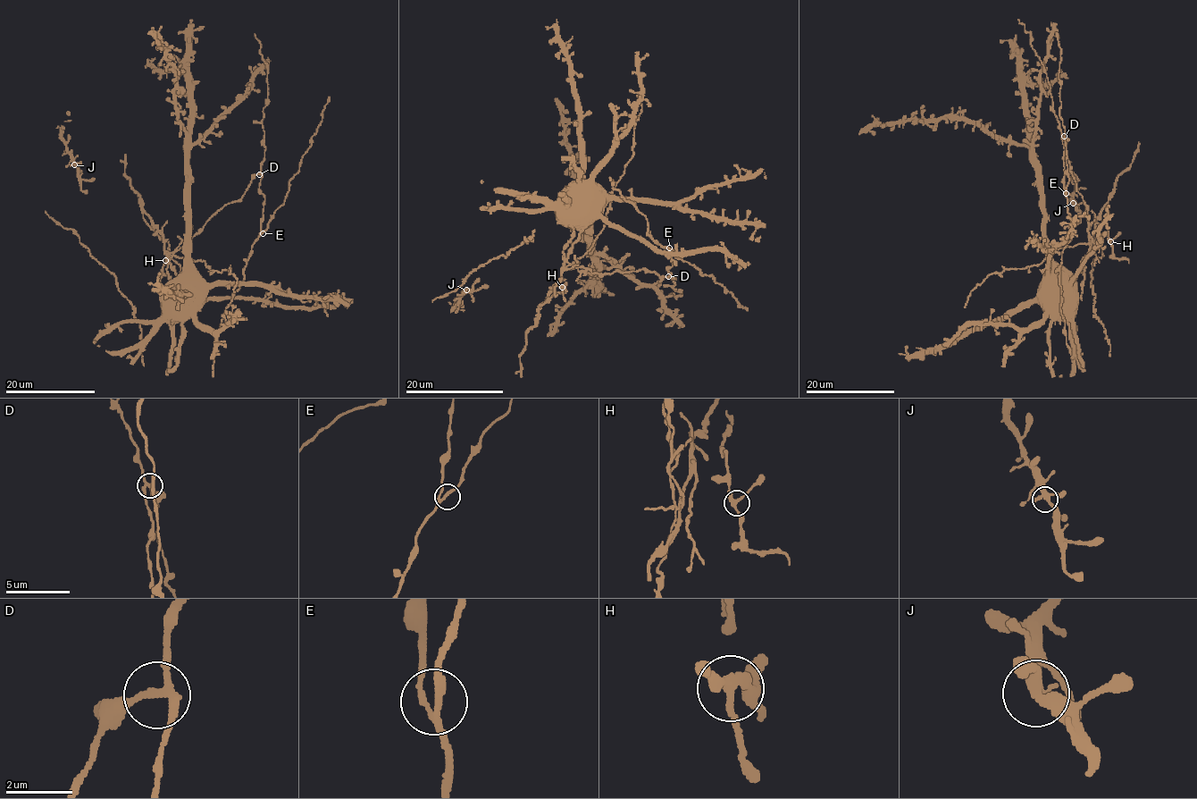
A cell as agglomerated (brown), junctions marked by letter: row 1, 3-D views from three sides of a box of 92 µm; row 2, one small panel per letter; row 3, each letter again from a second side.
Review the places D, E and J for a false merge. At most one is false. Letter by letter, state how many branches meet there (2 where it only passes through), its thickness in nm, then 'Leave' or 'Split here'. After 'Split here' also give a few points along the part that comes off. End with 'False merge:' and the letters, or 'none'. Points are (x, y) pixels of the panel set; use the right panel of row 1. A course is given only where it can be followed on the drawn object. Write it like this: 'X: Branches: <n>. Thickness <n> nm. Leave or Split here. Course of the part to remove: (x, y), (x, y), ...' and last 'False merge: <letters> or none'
D: Branches: 3. Thickness 200 nm. Split here. Course of the part to remove: (1063, 136), (1075, 189), (1087, 209), (1089, 242), (1062, 248), (1039, 264), (991, 273), (972, 290), (964, 306)
E: Branches: 3. Thickness 180 nm. Leave
J: Branches: 3. Thickness 320 nm. Leave
False merge: D

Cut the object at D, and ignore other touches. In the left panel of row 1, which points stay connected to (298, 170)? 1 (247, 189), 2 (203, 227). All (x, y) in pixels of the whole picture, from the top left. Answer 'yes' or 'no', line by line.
1: no
2: no

